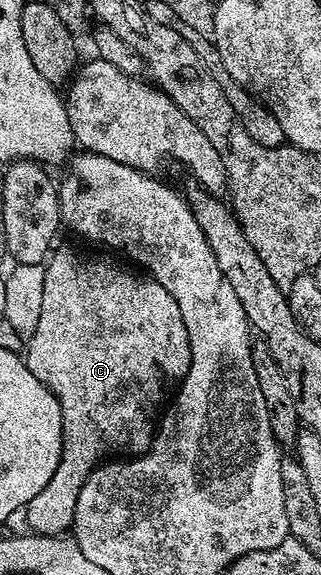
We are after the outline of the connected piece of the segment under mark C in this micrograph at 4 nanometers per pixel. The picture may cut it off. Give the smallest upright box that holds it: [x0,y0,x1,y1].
[23,245,191,536]

